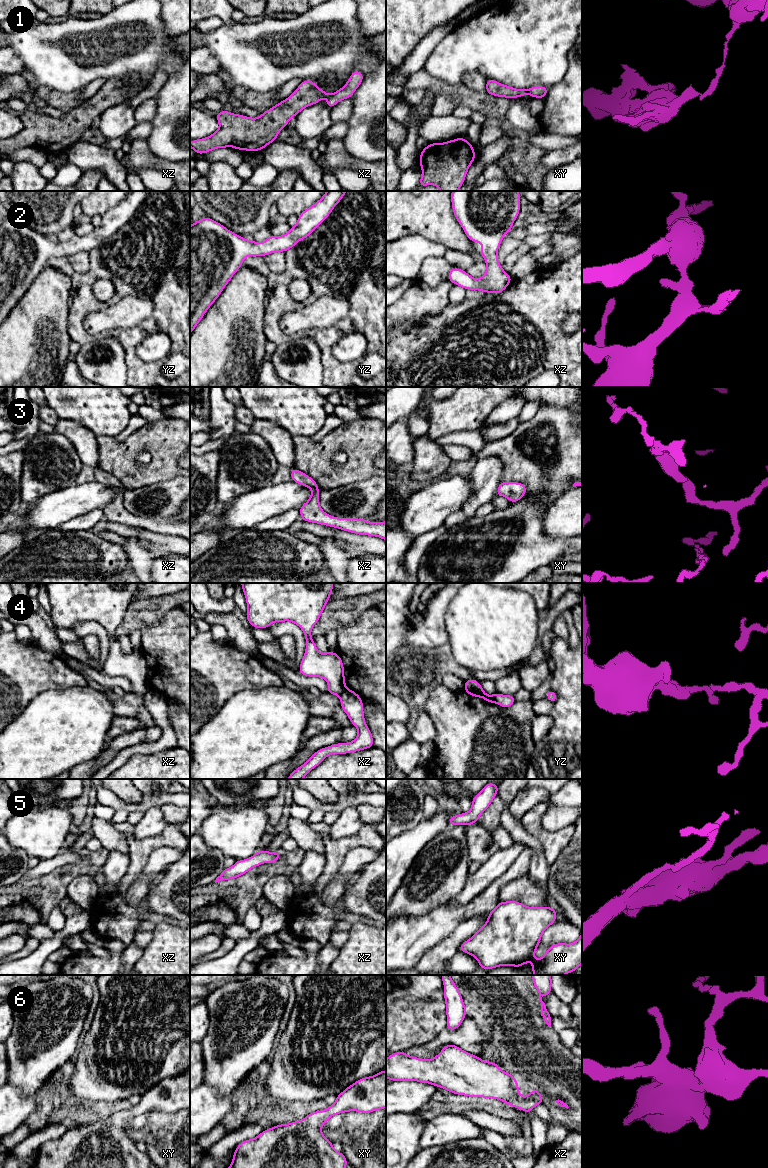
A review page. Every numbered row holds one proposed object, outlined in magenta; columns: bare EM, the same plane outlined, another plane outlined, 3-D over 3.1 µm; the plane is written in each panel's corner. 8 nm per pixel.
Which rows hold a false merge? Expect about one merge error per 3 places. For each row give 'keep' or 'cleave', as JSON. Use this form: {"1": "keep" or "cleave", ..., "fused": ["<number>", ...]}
{"1": "cleave", "2": "keep", "3": "keep", "4": "cleave", "5": "keep", "6": "keep", "fused": ["1", "4"]}

